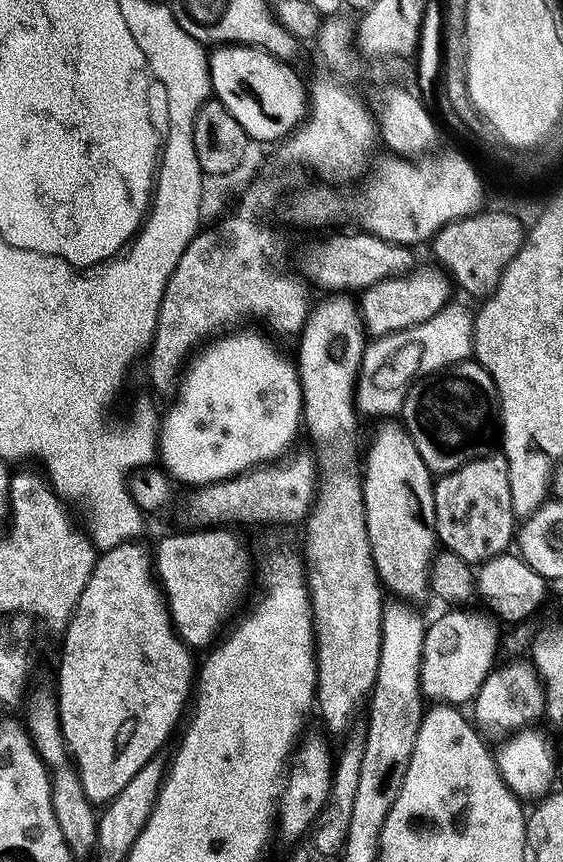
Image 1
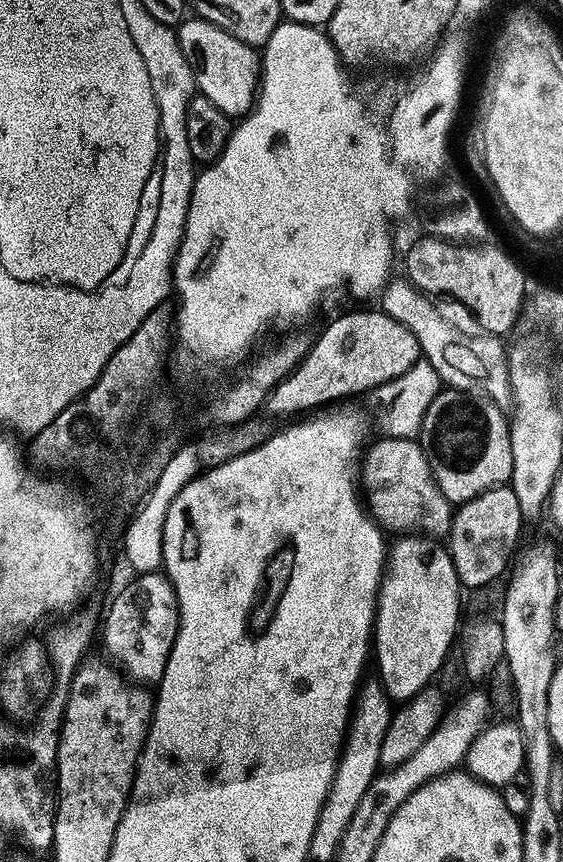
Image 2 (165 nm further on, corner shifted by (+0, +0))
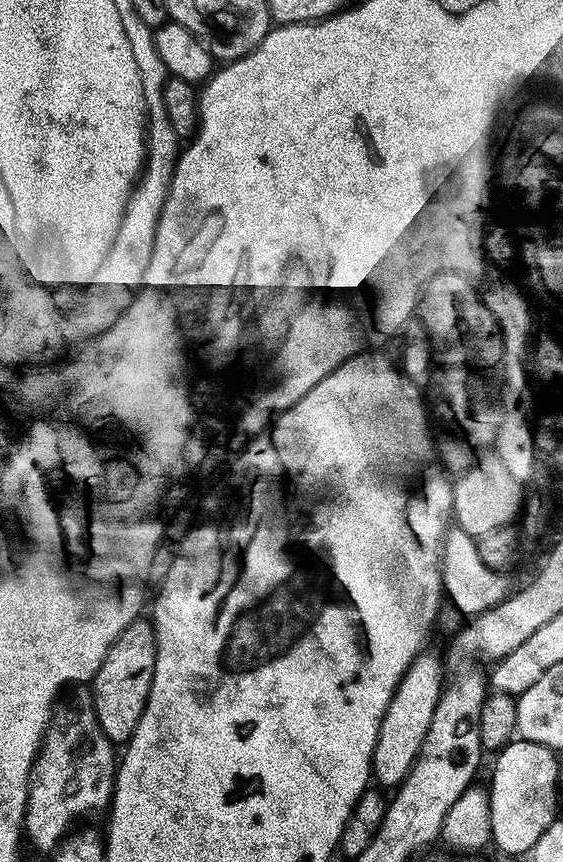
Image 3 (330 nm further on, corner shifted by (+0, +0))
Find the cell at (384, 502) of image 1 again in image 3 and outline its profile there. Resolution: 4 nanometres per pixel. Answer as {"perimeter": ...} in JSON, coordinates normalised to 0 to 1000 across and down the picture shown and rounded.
{"perimeter":[[[755,754],[735,763],[735,768],[707,791],[671,847],[661,876],[659,904],[666,908],[670,905],[679,913],[702,916],[721,903],[728,889],[735,889],[742,879],[746,867],[757,856],[757,847],[764,847],[764,833],[771,833],[771,819],[778,819],[790,789],[789,770],[766,754]]]}

